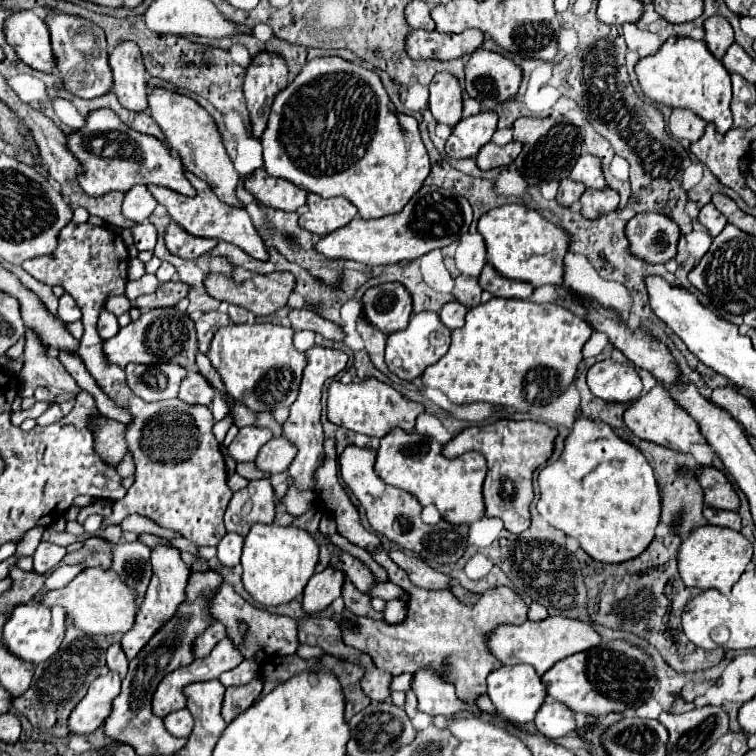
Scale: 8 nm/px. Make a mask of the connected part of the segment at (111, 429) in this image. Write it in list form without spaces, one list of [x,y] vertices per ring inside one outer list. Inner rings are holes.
[[[94,413],[88,419],[88,429],[94,435],[94,449],[100,455],[100,459],[110,467],[118,467],[126,453],[122,423]]]

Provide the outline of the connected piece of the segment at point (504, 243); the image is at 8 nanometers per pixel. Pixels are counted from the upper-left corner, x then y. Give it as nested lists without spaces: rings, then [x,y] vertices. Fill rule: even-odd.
[[[510,203],[484,213],[478,221],[478,233],[486,241],[486,257],[500,275],[508,279],[528,281],[534,287],[562,283],[562,259],[568,251],[568,233],[554,223],[546,221],[538,211]]]

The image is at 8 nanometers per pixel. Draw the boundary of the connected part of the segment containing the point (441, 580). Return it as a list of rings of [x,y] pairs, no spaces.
[[[392,547],[390,549],[390,557],[392,557],[392,561],[396,565],[400,565],[408,573],[410,581],[414,585],[418,585],[418,587],[424,587],[424,589],[450,589],[454,585],[454,579],[452,577],[448,577],[448,575],[432,569],[430,565],[426,565],[418,557],[412,557],[412,555],[402,553],[400,549],[394,549]]]

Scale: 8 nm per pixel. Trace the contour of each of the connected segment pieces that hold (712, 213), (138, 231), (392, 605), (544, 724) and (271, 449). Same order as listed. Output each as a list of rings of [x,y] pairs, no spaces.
[[[708,203],[708,205],[704,205],[702,209],[700,209],[700,215],[698,215],[698,221],[710,231],[710,235],[712,237],[716,237],[722,229],[724,229],[724,225],[728,223],[726,221],[726,217],[712,205],[712,203]]]
[[[140,223],[132,227],[134,233],[134,245],[138,251],[146,251],[146,249],[154,249],[156,245],[156,227],[152,223]]]
[[[394,599],[394,601],[388,601],[386,603],[386,611],[384,611],[384,621],[390,623],[390,625],[398,625],[406,619],[406,601],[402,599]]]
[[[556,701],[544,703],[538,709],[534,723],[536,723],[536,729],[550,739],[558,739],[558,737],[576,729],[572,711],[564,703],[556,703]]]
[[[274,437],[270,439],[256,457],[256,467],[264,473],[282,473],[288,469],[296,455],[296,447],[286,437]]]

